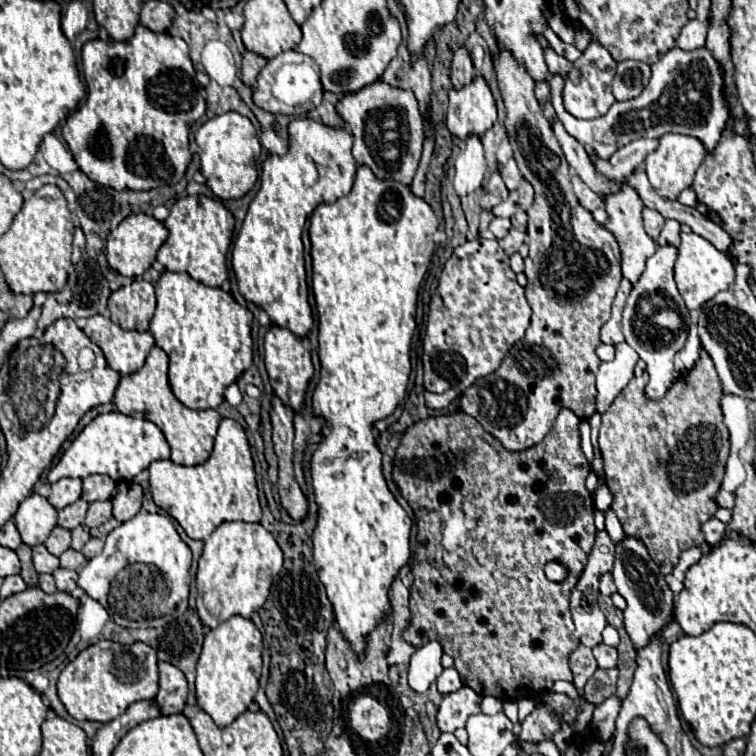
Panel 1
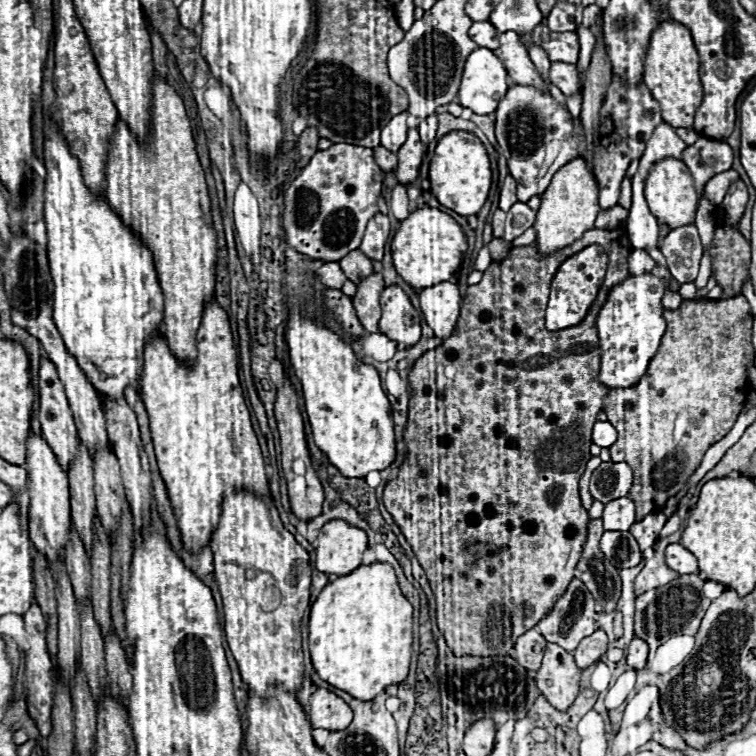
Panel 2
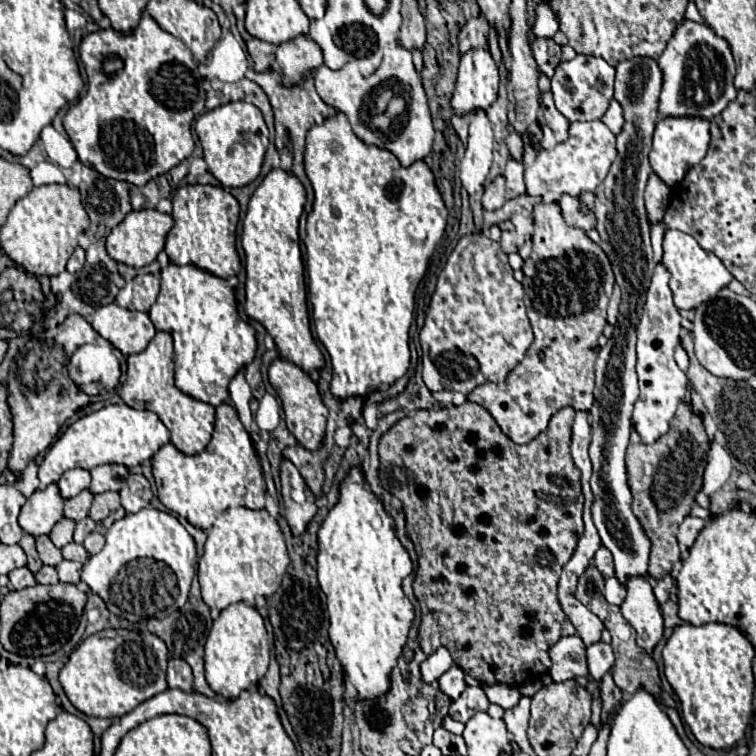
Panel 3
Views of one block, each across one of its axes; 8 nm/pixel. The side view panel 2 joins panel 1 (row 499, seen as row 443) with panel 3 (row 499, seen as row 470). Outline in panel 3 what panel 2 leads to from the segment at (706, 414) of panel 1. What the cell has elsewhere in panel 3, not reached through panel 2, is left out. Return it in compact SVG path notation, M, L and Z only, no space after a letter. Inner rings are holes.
M682 402L678 406L668 434L658 438L658 442L646 446L640 442L640 436L632 432L628 452L626 452L628 482L634 496L632 510L636 518L642 522L646 536L652 542L648 574L654 580L660 580L666 574L670 574L674 562L680 560L676 532L680 522L688 516L690 508L694 506L694 498L698 490L702 488L702 474L706 466L708 444L710 440L706 436L704 422L700 416L692 412L688 402Z

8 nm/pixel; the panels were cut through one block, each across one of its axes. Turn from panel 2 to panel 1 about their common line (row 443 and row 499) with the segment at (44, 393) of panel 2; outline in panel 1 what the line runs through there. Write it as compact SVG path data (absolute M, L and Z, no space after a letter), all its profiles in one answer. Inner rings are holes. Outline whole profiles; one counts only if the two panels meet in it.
M62 478L58 482L54 482L50 486L50 496L48 496L48 502L54 506L54 508L66 508L68 504L76 502L80 498L80 492L82 492L82 480L78 478Z

